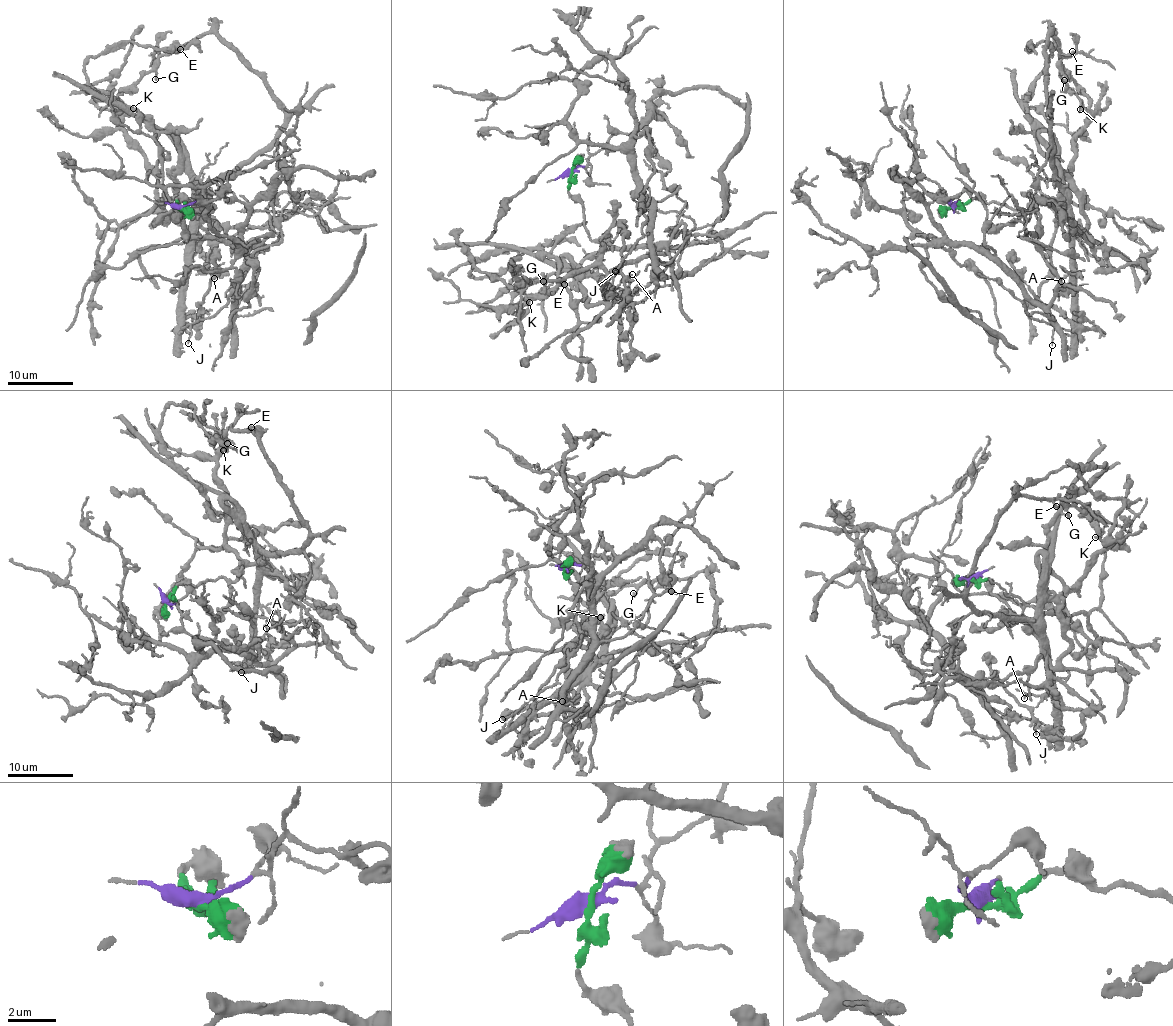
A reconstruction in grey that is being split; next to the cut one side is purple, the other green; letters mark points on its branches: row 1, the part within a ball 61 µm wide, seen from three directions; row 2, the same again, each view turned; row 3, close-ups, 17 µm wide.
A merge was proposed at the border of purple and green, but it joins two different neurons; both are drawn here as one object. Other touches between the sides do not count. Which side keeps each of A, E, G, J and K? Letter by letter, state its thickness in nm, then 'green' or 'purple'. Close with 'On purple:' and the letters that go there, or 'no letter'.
A: 140 nm thick; green
E: 140 nm thick; green
G: 140 nm thick; green
J: 110 nm thick; green
K: 180 nm thick; green
On purple: no letter

